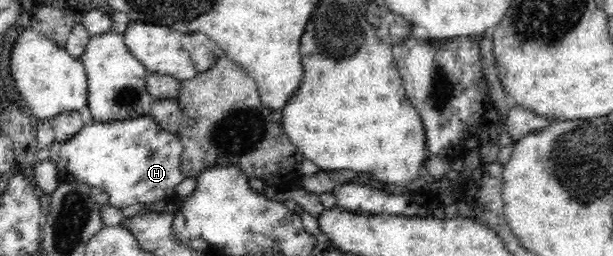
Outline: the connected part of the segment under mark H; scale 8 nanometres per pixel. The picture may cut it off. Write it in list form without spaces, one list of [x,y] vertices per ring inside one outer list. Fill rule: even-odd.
[[[149,114],[138,118],[99,121],[88,119],[66,142],[54,141],[46,154],[56,164],[61,183],[101,187],[117,209],[176,199],[175,188],[184,180],[181,154],[184,145],[177,133],[163,129]]]

